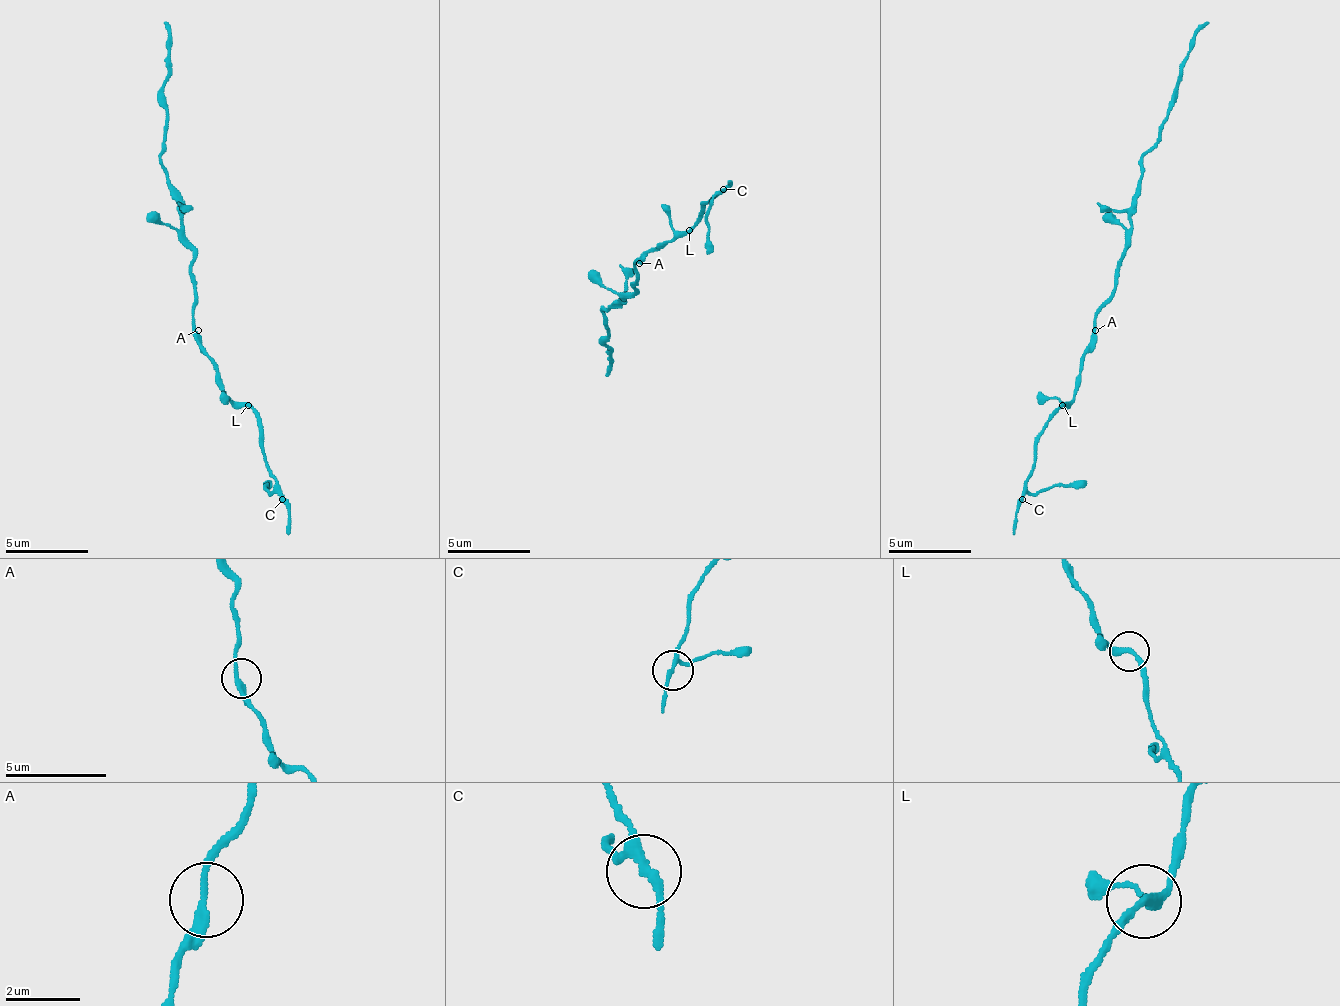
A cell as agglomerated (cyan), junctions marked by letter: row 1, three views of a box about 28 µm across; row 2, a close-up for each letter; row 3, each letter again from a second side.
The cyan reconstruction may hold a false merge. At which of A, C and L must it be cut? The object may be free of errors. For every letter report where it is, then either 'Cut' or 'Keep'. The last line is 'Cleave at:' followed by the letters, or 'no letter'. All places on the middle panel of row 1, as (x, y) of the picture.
A: Place: (639, 263). Keep
C: Place: (723, 189). Keep
L: Place: (689, 230). Keep
Cleave at: no letter

